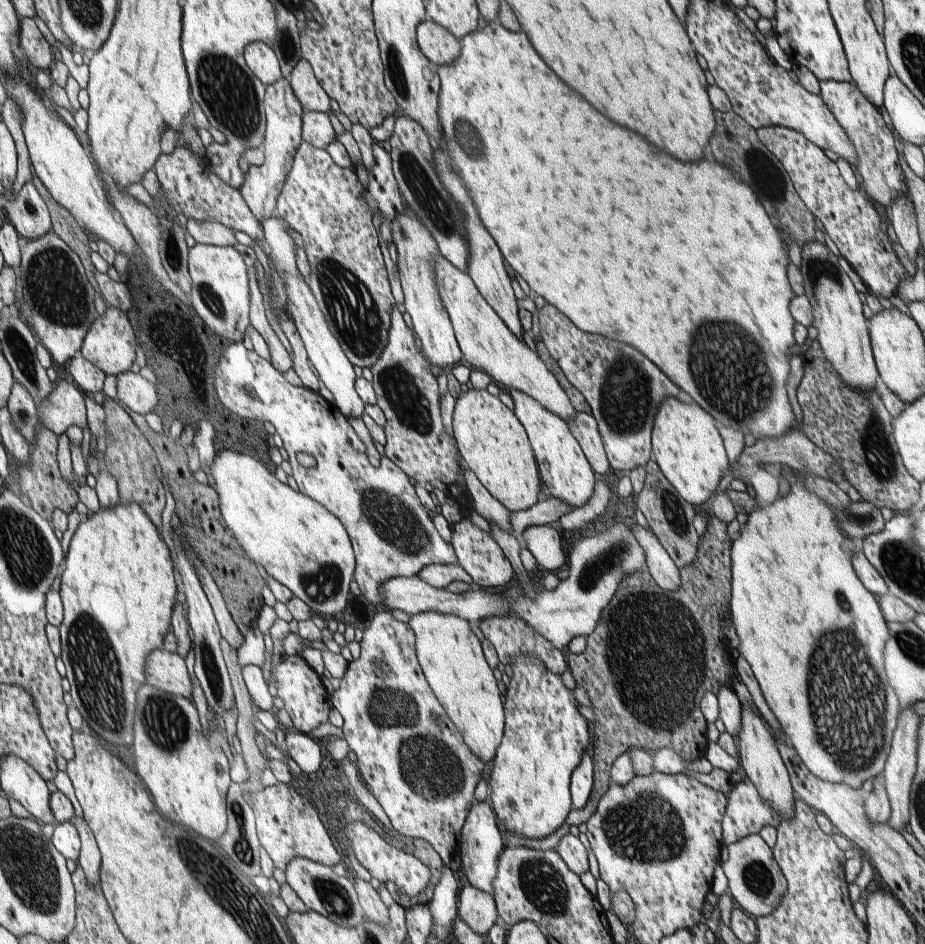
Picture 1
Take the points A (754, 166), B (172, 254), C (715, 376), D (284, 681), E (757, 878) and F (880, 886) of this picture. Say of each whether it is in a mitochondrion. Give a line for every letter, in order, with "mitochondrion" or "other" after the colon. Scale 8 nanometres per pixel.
A: mitochondrion
B: mitochondrion
C: mitochondrion
D: other
E: mitochondrion
F: other

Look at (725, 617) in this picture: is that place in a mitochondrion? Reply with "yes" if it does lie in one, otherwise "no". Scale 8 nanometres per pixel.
no

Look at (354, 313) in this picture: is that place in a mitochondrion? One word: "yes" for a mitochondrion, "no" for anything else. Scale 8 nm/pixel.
yes

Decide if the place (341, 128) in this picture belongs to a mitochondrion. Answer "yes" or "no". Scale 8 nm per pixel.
no

